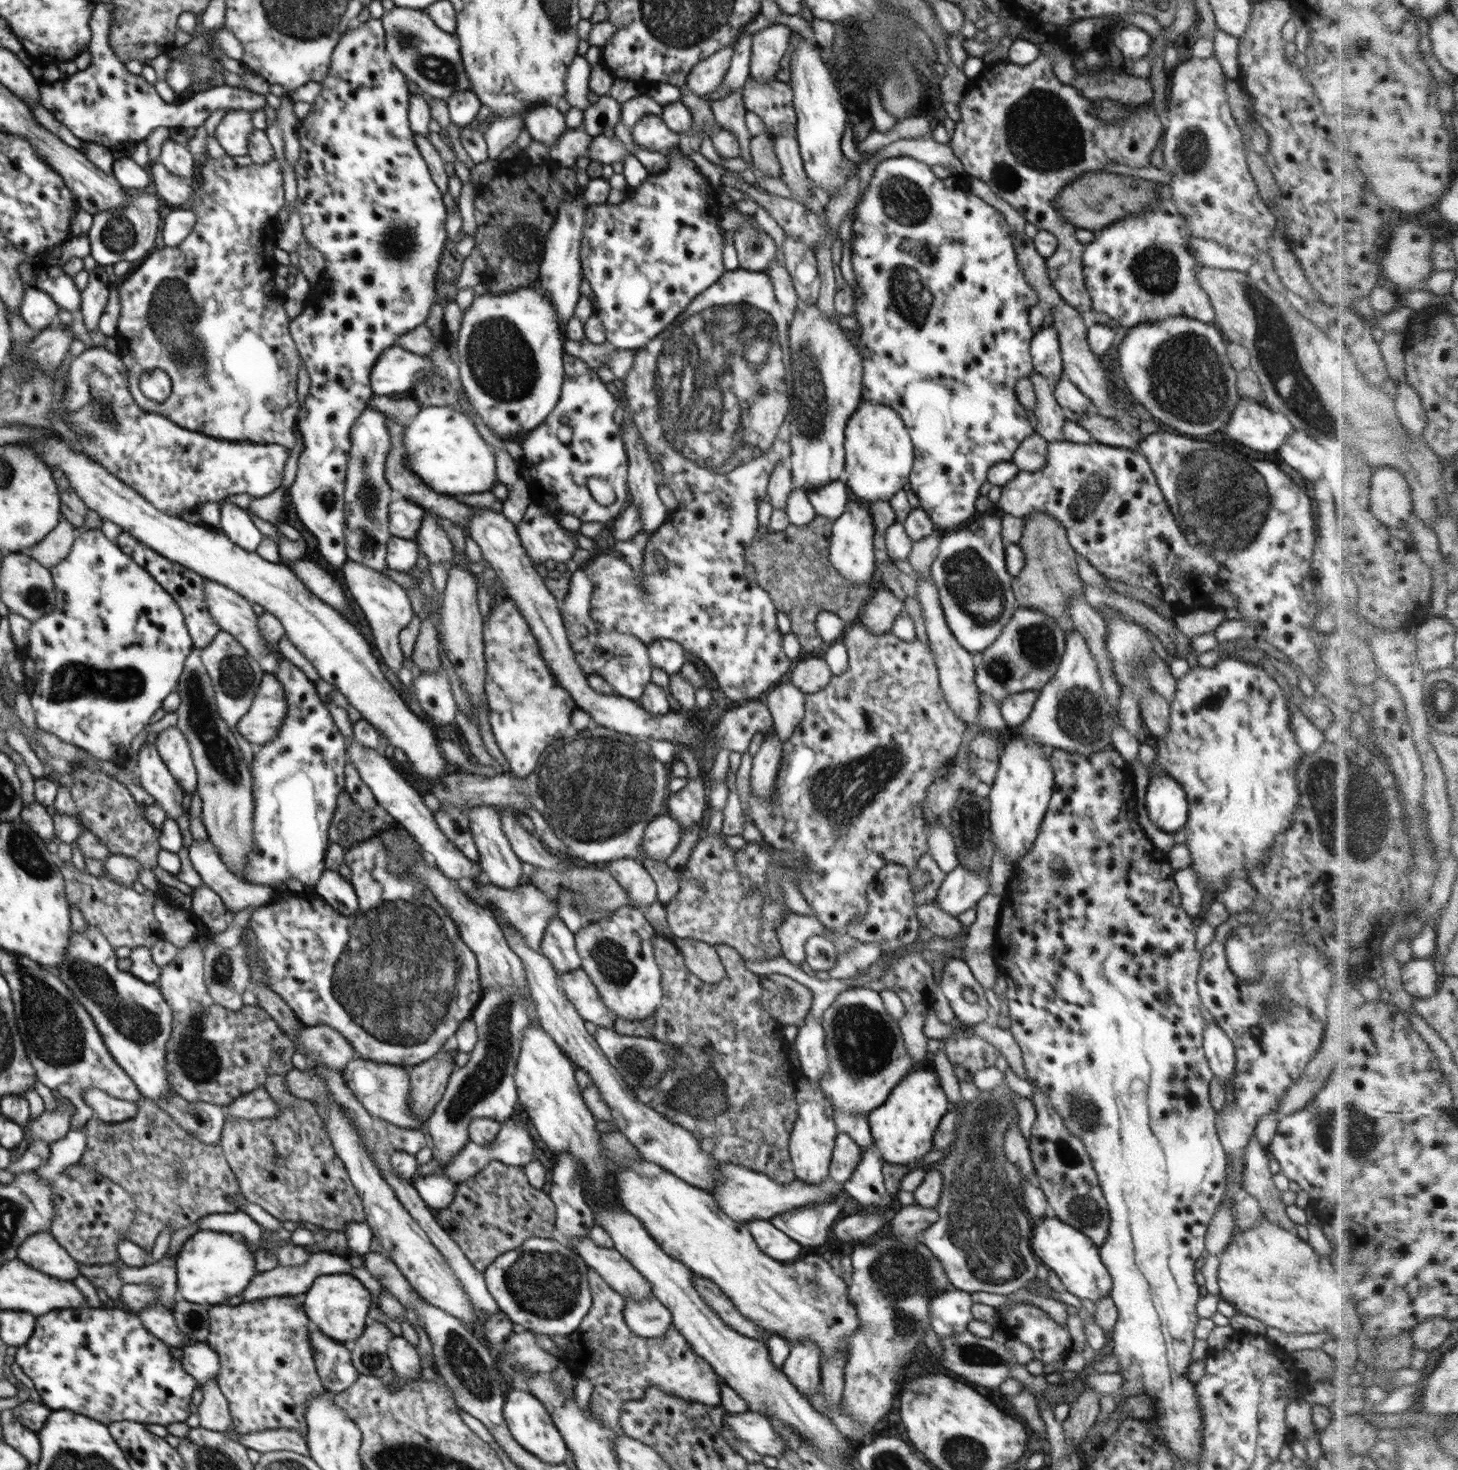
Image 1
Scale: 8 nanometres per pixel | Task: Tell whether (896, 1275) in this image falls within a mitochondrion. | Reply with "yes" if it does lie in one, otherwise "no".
yes

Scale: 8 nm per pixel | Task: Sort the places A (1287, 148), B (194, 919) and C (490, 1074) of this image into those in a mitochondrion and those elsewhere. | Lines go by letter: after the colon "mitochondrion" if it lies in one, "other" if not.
A: other
B: other
C: mitochondrion

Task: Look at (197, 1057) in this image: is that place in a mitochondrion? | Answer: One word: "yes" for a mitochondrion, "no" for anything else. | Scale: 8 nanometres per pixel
yes

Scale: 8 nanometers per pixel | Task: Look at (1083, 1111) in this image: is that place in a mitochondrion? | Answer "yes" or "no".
yes

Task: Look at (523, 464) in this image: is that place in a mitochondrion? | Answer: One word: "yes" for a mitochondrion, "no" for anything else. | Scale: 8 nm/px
no

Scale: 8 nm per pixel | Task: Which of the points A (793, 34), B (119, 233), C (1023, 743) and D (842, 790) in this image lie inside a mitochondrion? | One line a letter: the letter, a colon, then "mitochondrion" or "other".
A: other
B: mitochondrion
C: other
D: mitochondrion

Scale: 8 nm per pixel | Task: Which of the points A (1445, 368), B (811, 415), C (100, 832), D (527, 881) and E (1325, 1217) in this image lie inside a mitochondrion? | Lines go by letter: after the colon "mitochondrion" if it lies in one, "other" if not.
A: other
B: mitochondrion
C: other
D: other
E: other

